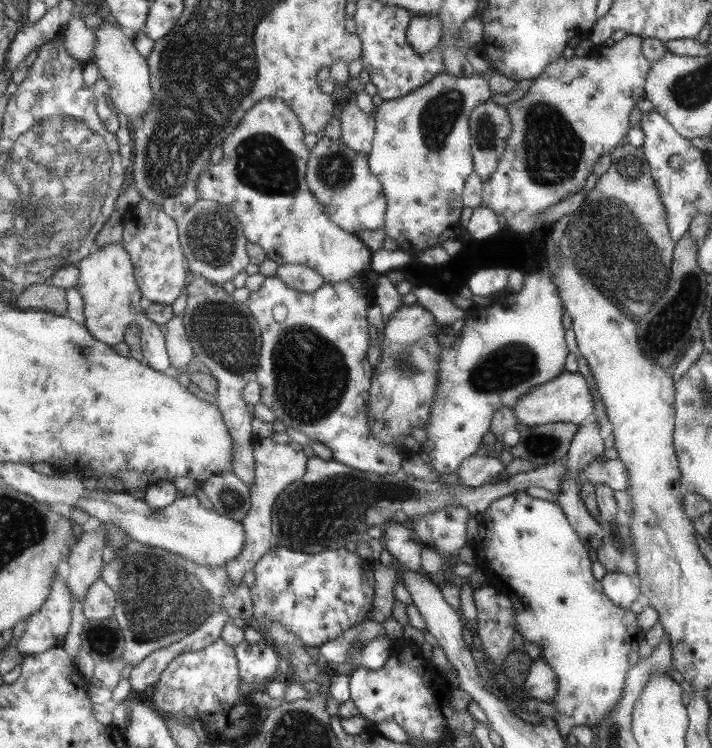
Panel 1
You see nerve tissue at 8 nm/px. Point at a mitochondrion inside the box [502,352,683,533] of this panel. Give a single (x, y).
(543, 446)

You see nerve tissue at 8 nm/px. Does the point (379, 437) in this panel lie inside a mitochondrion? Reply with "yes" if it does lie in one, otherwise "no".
no

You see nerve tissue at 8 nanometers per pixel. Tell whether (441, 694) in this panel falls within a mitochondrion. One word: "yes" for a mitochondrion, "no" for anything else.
no

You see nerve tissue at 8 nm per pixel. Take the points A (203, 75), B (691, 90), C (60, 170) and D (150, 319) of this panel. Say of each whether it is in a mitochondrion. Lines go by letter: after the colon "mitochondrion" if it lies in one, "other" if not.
A: mitochondrion
B: mitochondrion
C: mitochondrion
D: other

